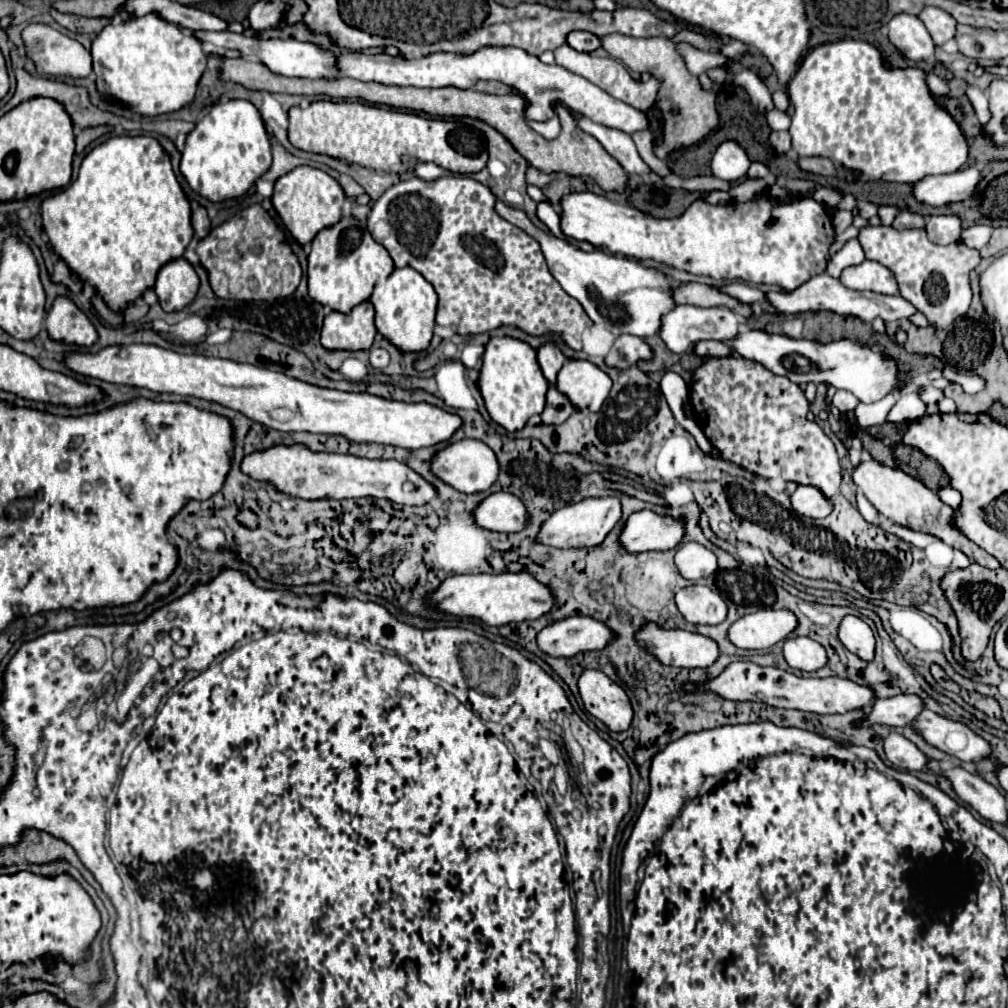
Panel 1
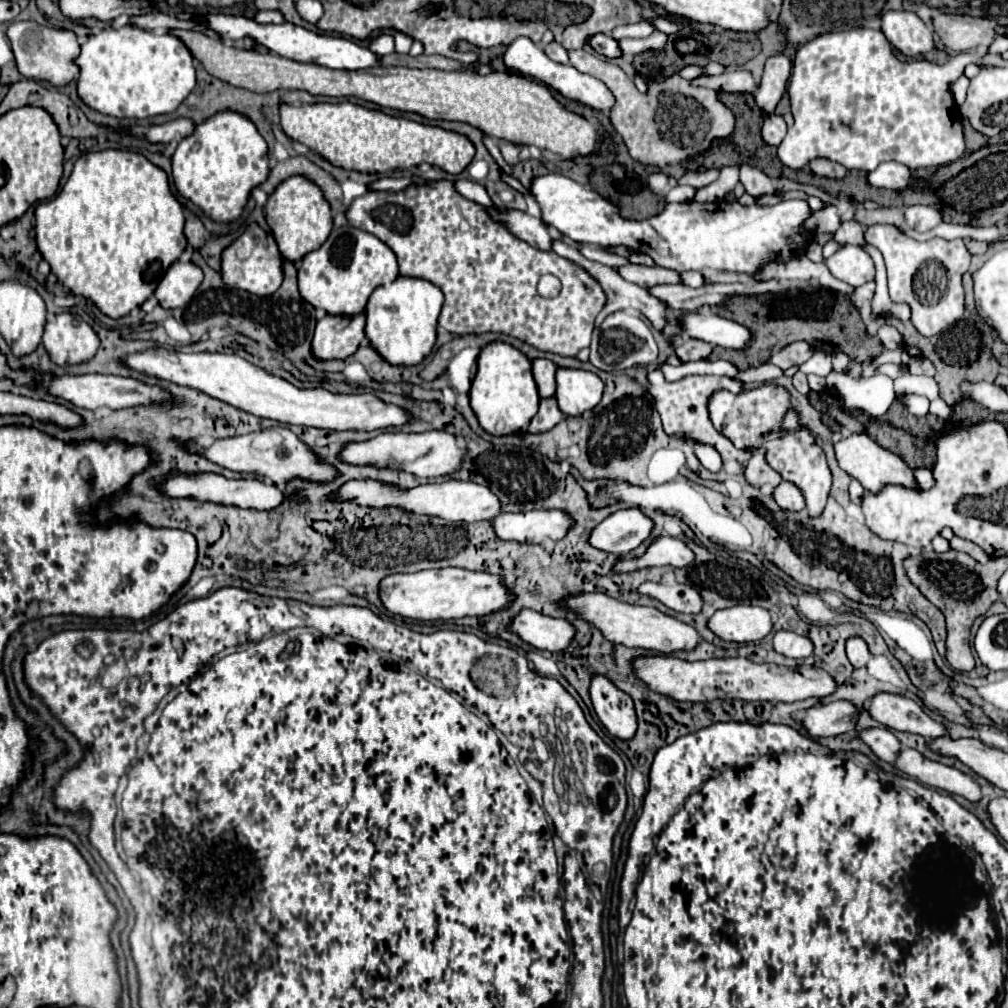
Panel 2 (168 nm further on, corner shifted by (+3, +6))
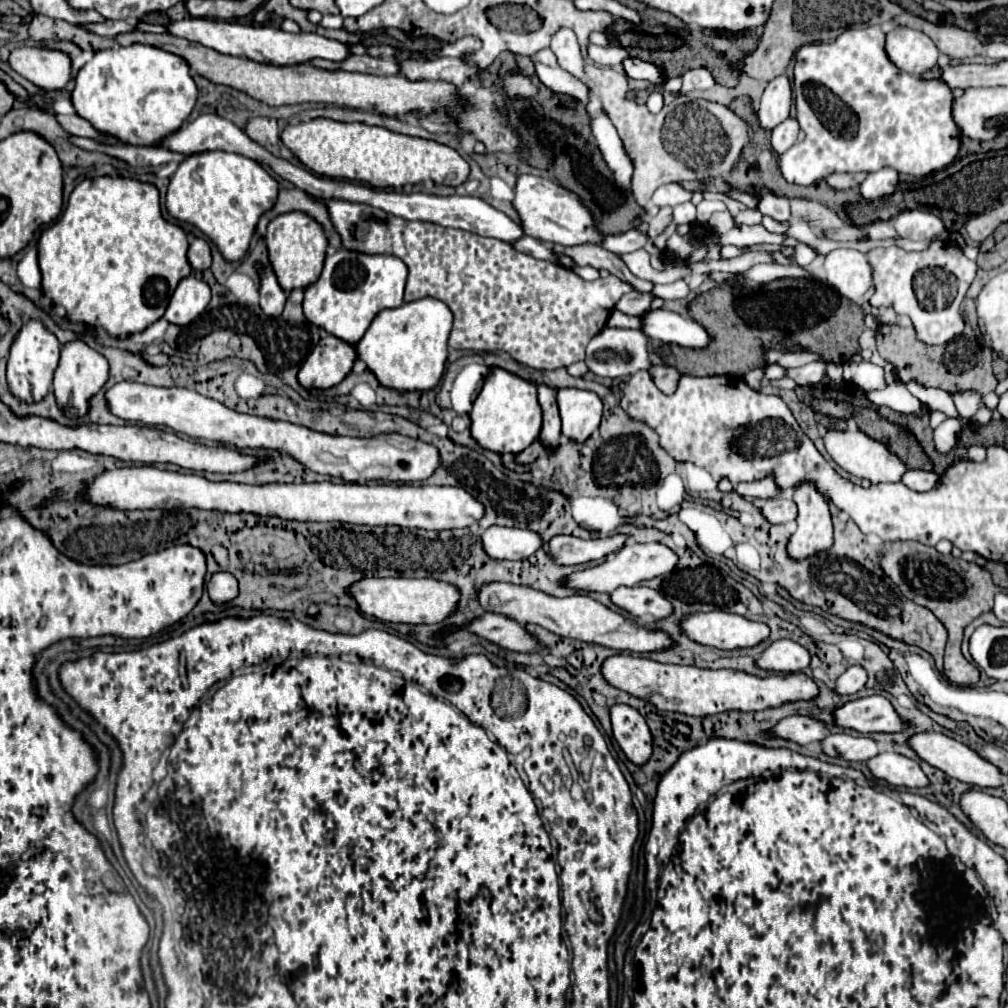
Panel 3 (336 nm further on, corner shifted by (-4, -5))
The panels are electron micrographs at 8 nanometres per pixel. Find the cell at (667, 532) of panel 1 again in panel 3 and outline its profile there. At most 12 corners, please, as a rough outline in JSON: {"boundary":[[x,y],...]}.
{"boundary":[[558,535],[550,551],[560,565],[580,565],[618,553],[628,535],[578,539]]}

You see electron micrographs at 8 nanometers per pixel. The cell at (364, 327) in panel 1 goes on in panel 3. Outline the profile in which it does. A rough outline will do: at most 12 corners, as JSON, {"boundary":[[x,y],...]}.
{"boundary":[[328,335],[300,367],[304,387],[340,383],[356,347]]}

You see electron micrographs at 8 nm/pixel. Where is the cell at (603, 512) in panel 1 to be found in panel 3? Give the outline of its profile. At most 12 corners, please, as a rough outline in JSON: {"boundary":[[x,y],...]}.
{"boundary":[[488,527],[492,559],[526,559],[542,549],[536,531]]}

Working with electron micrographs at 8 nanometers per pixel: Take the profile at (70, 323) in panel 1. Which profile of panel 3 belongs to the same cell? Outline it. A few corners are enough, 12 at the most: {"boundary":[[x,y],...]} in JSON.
{"boundary":[[80,339],[60,349],[54,395],[70,417],[108,379],[108,361]]}

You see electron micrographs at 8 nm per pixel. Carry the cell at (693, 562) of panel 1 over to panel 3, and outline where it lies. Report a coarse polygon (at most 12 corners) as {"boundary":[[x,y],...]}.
{"boundary":[[626,543],[568,587],[612,593],[678,567],[662,543]]}

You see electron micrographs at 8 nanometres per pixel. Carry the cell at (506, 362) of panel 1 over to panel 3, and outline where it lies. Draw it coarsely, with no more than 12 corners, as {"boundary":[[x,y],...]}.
{"boundary":[[492,367],[470,411],[488,451],[520,453],[542,429],[536,385]]}

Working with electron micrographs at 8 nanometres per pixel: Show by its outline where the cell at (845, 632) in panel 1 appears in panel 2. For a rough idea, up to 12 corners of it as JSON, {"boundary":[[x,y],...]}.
{"boundary":[[861,638],[847,640],[847,658],[853,668],[865,668],[871,654]]}

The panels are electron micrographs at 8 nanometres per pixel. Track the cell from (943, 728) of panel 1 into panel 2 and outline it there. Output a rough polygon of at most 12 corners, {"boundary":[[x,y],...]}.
{"boundary":[[877,692],[865,708],[893,730],[937,738],[943,724],[899,694]]}

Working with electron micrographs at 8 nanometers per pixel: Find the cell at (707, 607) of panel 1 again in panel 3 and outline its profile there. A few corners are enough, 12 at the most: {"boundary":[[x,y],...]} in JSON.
{"boundary":[[618,587],[612,601],[634,617],[656,619],[674,613],[656,589]]}

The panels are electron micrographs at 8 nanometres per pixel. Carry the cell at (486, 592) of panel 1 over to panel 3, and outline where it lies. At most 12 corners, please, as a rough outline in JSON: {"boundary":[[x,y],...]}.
{"boundary":[[362,579],[360,611],[388,623],[436,625],[460,589],[436,579]]}

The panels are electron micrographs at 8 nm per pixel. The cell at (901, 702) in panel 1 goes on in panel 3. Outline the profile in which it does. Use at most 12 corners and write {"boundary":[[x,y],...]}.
{"boundary":[[802,715],[782,719],[772,735],[800,745],[824,741],[824,721]]}

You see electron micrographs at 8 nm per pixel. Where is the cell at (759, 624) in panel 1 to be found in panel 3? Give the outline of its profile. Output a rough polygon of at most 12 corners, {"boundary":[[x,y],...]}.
{"boundary":[[724,611],[688,615],[682,629],[700,645],[750,649],[766,623]]}

